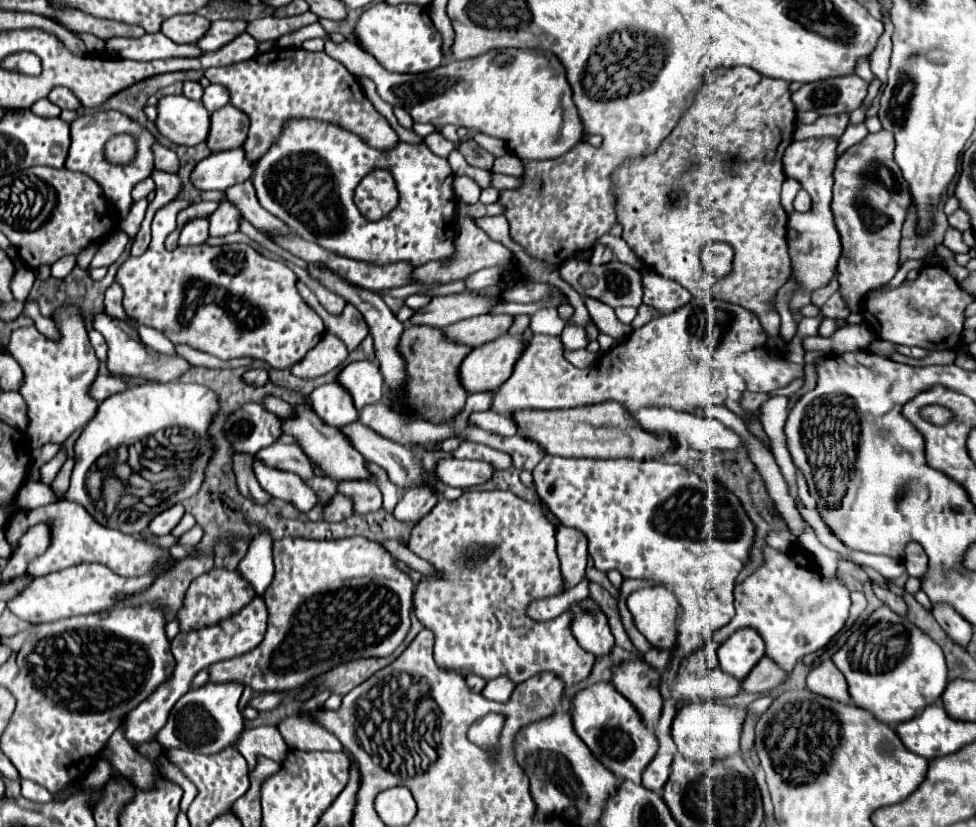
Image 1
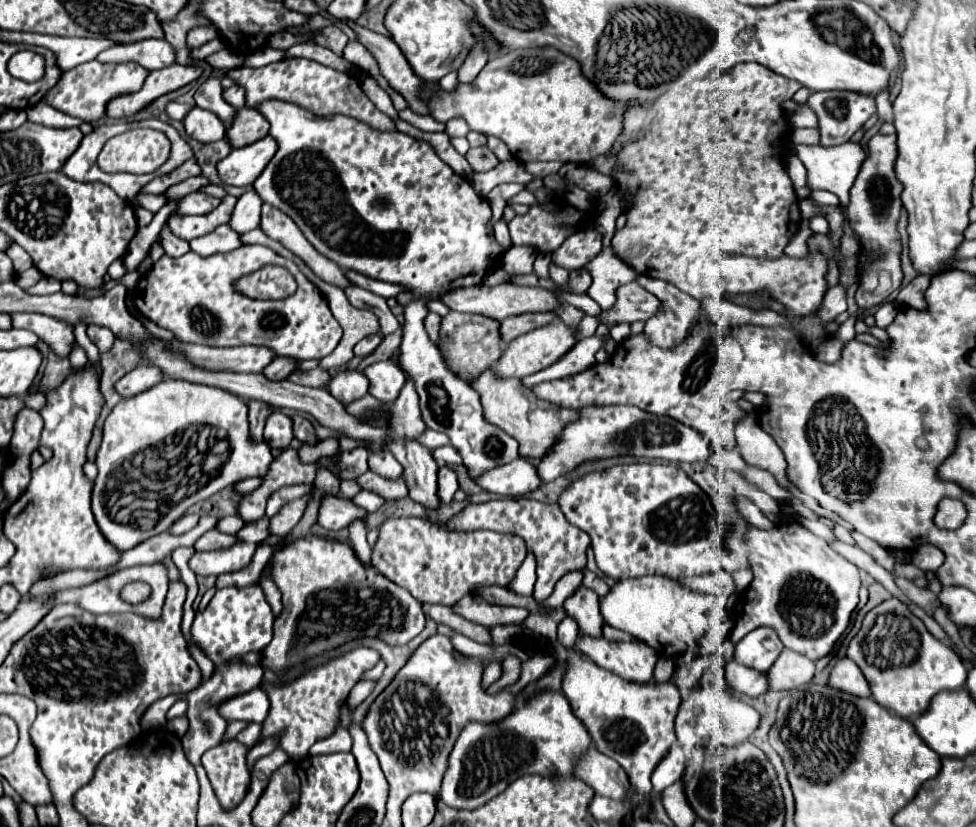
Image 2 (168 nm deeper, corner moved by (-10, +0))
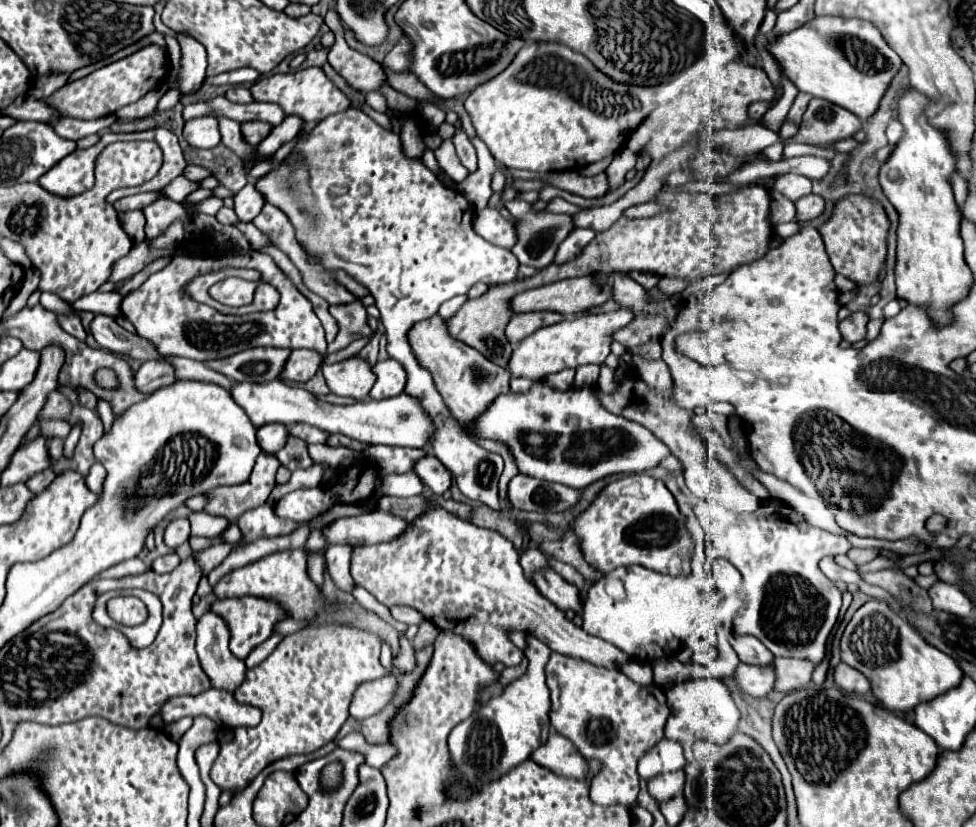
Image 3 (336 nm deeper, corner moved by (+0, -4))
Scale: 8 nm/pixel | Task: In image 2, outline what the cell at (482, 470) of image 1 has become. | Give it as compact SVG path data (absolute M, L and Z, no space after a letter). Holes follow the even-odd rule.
M518 458L506 466L486 470L478 478L474 478L474 482L486 492L502 496L522 496L542 484L536 474L536 468L524 458Z

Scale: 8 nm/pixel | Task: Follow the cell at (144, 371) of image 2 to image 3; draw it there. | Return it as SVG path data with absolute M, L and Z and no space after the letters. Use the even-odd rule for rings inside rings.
M148 360L136 372L136 388L146 394L170 386L172 382L176 382L176 374L168 360Z

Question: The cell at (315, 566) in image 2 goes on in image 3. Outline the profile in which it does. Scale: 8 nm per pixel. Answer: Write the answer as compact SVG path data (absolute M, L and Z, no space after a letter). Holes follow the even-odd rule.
M284 550L284 552L274 552L270 556L264 556L252 564L238 568L238 570L226 574L224 578L220 578L216 582L216 586L212 588L212 592L218 598L252 594L252 596L276 600L276 602L284 604L284 608L296 620L312 620L324 608L324 596L306 572L306 550Z

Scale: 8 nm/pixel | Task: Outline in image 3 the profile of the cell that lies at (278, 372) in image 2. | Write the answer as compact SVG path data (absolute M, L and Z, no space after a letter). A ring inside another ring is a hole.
M294 350L288 358L288 366L284 368L282 380L308 382L324 362L324 354L316 350Z

